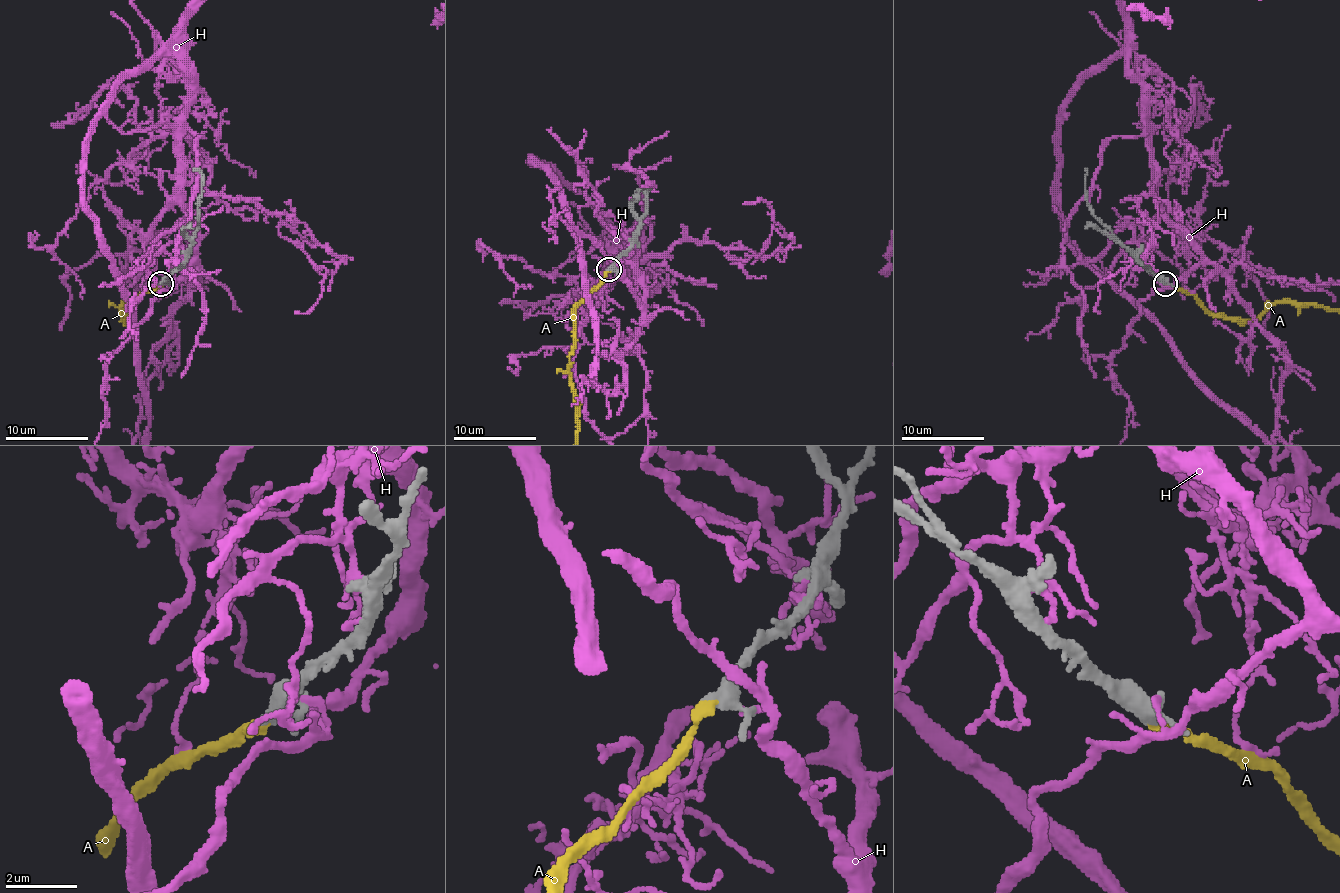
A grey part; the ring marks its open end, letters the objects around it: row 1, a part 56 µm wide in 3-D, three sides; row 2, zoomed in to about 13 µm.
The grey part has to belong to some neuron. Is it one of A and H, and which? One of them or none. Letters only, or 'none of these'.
A

